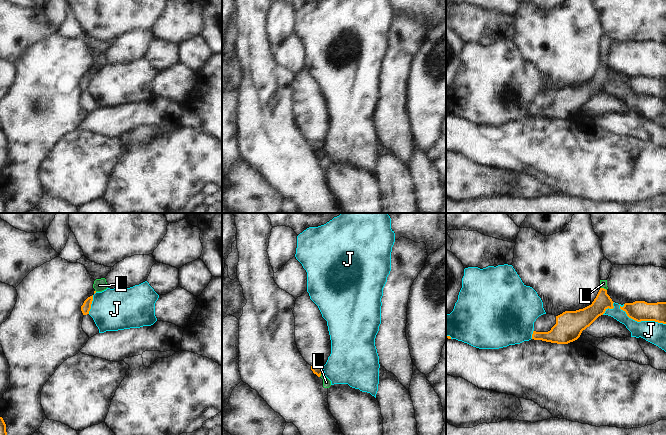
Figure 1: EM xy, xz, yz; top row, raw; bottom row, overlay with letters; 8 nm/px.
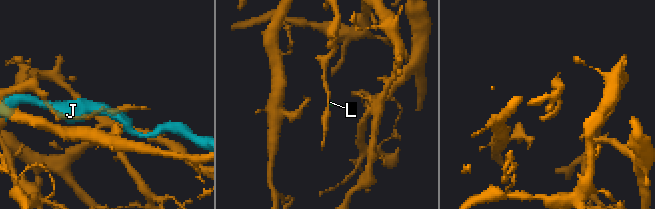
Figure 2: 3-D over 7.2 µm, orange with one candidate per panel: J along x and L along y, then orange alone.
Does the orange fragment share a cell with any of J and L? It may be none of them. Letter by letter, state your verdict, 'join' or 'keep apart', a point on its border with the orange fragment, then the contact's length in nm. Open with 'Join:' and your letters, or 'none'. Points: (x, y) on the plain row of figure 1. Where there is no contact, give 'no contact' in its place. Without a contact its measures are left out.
Join: L
J: keep apart; meets orange in yz at (640, 97); contact 420 nm long
L: join; meets orange in xz at (321, 149); contact 60 nm long

